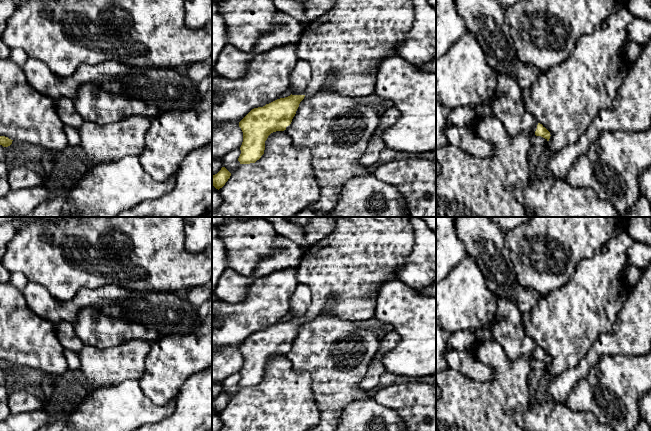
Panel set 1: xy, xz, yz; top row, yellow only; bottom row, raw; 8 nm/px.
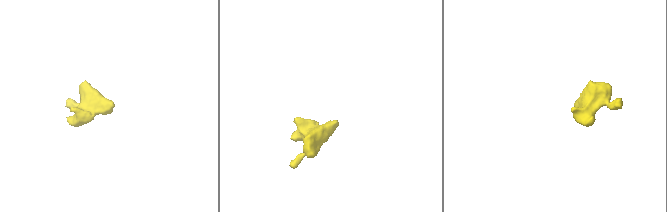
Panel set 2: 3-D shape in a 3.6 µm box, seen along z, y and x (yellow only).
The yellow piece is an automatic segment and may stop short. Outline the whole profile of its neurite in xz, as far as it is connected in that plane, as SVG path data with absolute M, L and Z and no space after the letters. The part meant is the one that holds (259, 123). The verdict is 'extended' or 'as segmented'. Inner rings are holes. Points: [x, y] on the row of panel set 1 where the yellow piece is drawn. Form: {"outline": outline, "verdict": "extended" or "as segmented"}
{"outline": "M290 95L277 99L263 107L252 109L240 122L243 142L238 158L240 164L255 163L265 150L265 141L276 131L284 131L292 122L293 117L305 95Z", "verdict": "as segmented"}

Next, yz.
{"outline": "M495 115L477 117L472 132L476 138L491 143L495 154L476 157L450 143L436 149L436 161L440 166L440 172L436 175L436 217L527 217L523 205L513 196L512 189L525 188L529 184L531 136L535 134L549 141L550 132L538 123L512 136Z", "verdict": "extended"}

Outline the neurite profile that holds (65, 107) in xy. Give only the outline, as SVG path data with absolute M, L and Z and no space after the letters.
M63 97L56 101L56 111L63 124L79 129L85 122L77 112L73 98Z

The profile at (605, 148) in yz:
M651 128L643 132L603 132L586 155L570 169L565 181L575 188L592 189L604 201L611 202L619 214L635 208L641 195L640 175L651 167Z

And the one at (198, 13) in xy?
M185 0L185 22L191 29L212 22L212 0Z

